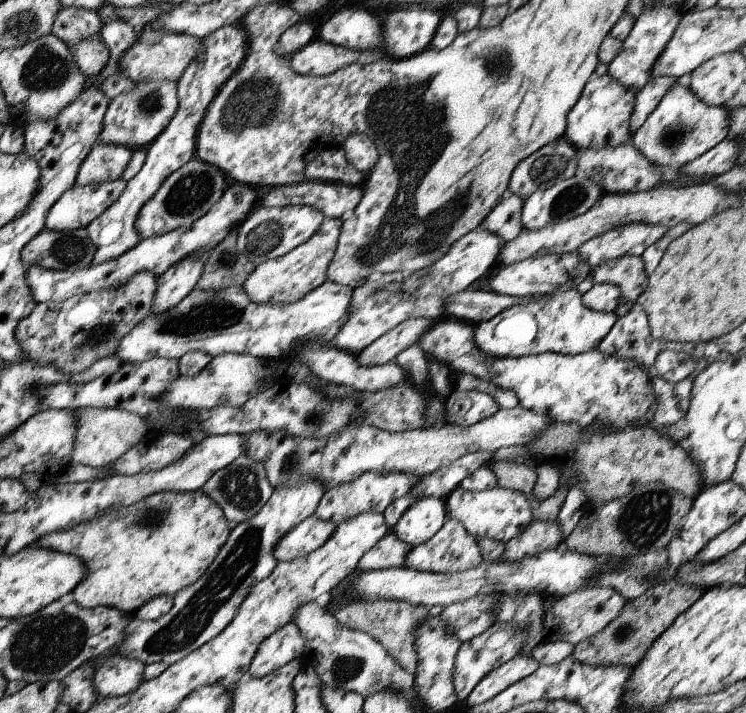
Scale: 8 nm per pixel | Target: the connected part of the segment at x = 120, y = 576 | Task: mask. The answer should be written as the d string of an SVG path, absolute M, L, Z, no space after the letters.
M202 490L181 493L162 491L133 505L106 511L91 521L65 531L50 533L37 545L73 554L87 566L87 575L68 599L83 607L112 607L132 616L151 598L164 595L173 597L184 587L194 584L208 570L218 551L227 542L230 531L222 508Z

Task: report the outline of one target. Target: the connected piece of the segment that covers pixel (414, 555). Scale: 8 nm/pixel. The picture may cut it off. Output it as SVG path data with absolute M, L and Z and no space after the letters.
M447 519L430 540L410 548L407 552L406 566L423 573L452 574L476 568L482 561L484 560L474 536L463 527L462 523Z

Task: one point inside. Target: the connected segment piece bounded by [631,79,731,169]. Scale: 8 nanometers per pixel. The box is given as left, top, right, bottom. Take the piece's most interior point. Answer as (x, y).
(682, 128)

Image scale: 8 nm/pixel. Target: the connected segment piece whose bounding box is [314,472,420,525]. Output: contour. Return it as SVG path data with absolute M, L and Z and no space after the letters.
M367 472L359 476L352 483L338 485L329 491L326 491L320 502L318 508L314 511L320 520L332 521L339 525L341 522L349 518L358 516L362 513L373 512L383 513L389 504L401 496L406 496L411 492L411 488L419 481L420 477L410 476L404 473L387 472L375 473Z

